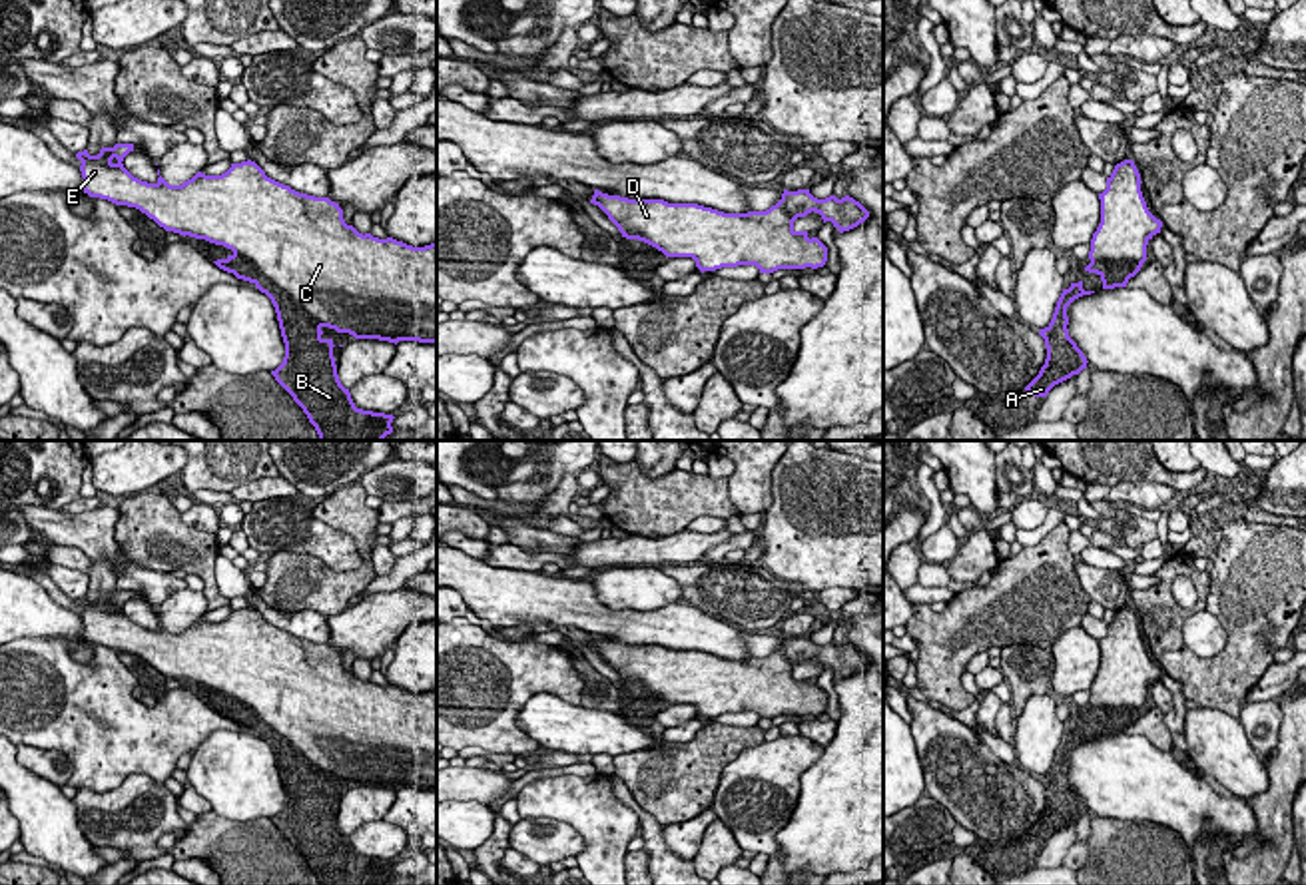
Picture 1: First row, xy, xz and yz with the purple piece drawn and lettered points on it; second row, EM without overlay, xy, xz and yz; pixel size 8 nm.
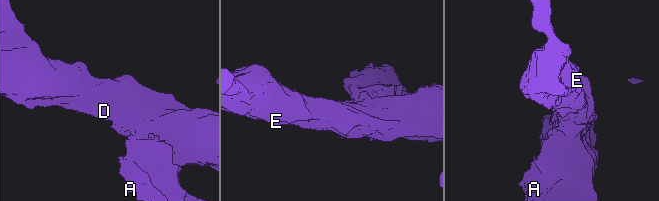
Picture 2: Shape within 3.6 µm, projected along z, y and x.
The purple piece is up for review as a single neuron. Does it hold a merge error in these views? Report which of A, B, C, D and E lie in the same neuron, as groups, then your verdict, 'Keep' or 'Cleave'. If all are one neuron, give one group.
Groups: A B C D E. Keep

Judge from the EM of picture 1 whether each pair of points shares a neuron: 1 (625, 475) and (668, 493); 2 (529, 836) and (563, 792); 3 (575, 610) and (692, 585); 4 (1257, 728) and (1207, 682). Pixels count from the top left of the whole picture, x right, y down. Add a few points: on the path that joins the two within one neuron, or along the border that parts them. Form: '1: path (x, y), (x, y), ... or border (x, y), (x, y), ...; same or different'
1: path (635, 485), (643, 493), (658, 493); same
2: border (521, 818), (565, 820), (585, 840); different
3: border (682, 600), (710, 616); different
4: border (1245, 704), (1237, 718); different

